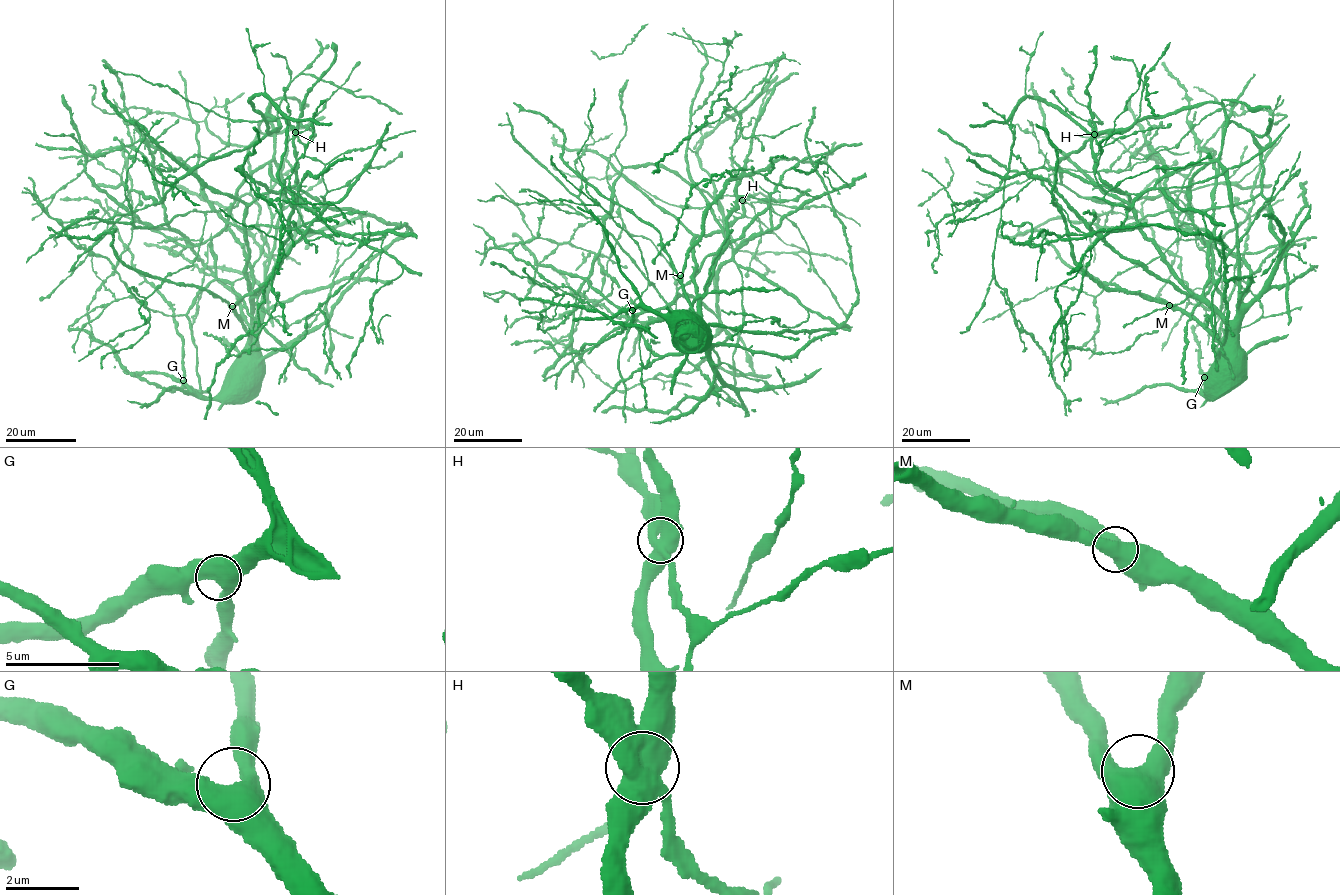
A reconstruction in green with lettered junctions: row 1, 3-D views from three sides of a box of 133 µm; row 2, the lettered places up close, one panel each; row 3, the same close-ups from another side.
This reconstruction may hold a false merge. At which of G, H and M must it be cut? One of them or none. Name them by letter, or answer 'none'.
none

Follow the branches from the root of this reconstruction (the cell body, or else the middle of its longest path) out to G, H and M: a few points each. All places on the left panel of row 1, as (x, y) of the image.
G: (233, 384), (236, 382), (238, 369), (232, 371), (214, 397), (205, 398), (196, 394), (183, 380)
H: (233, 384), (250, 357), (251, 334), (244, 214), (264, 194), (280, 192), (296, 183), (295, 132)
M: (233, 384), (250, 365), (250, 339), (232, 306)

